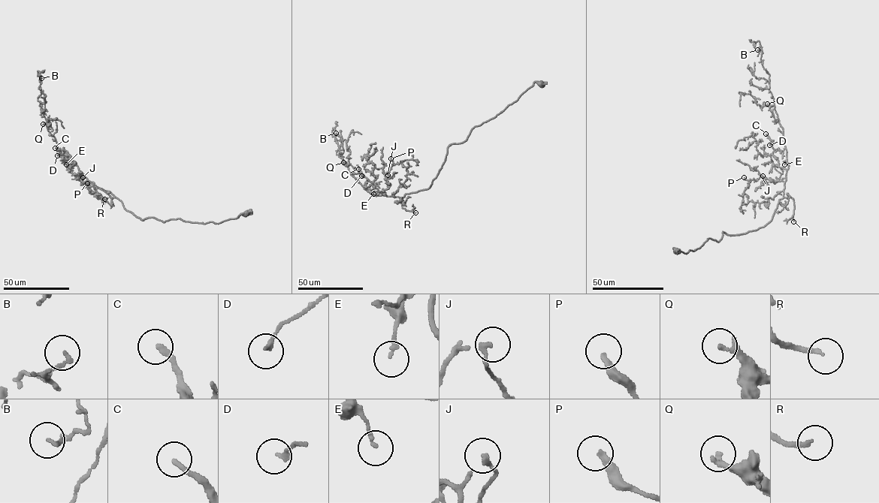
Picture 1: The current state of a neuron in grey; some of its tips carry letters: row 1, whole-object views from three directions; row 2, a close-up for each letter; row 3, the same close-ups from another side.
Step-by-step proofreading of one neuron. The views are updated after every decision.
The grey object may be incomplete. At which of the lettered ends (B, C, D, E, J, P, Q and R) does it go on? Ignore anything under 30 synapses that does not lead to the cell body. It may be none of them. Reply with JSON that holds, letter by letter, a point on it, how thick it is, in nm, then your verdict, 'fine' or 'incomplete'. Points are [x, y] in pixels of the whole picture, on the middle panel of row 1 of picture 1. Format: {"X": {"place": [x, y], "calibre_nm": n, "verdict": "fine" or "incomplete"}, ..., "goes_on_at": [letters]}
{"B": {"place": [336, 133], "calibre_nm": 140, "verdict": "fine"}, "C": {"place": [358, 169], "calibre_nm": 240, "verdict": "incomplete"}, "D": {"place": [361, 176], "calibre_nm": 180, "verdict": "fine"}, "E": {"place": [373, 194], "calibre_nm": 140, "verdict": "fine"}, "J": {"place": [388, 175], "calibre_nm": 140, "verdict": "fine"}, "P": {"place": [391, 158], "calibre_nm": 320, "verdict": "incomplete"}, "Q": {"place": [343, 162], "calibre_nm": 200, "verdict": "fine"}, "R": {"place": [415, 212], "calibre_nm": 180, "verdict": "incomplete"}, "goes_on_at": ["C", "P", "R"]}

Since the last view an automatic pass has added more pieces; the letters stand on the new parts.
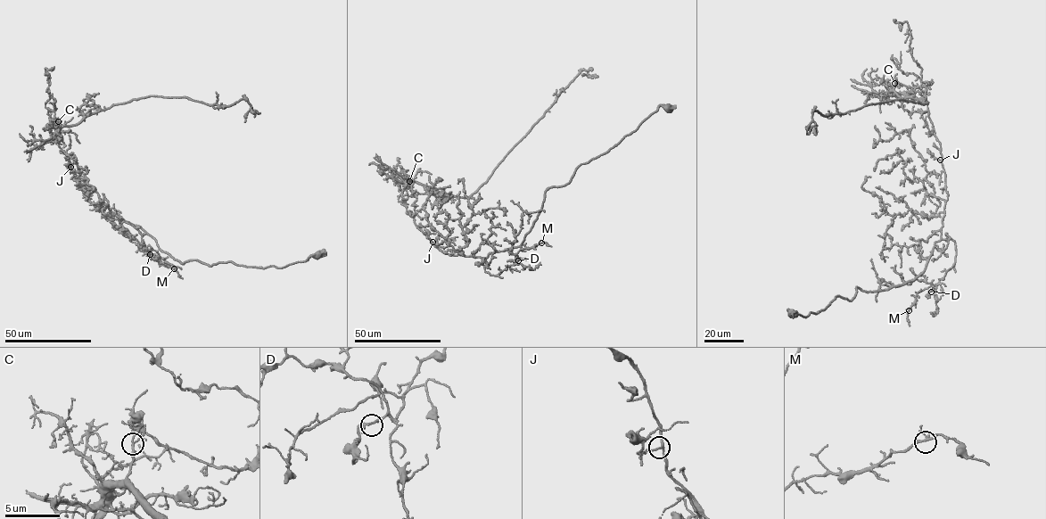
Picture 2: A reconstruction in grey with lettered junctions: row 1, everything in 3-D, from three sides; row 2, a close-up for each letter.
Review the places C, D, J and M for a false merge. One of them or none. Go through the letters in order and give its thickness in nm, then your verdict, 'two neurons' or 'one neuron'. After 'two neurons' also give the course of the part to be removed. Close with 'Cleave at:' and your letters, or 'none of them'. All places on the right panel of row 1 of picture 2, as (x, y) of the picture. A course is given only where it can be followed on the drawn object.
C: 160 nm | two neurons | (894, 83), (901, 98), (927, 104), (896, 100), (843, 114), (814, 111), (815, 125), (806, 134)
D: 180 nm | one neuron
J: 160 nm | one neuron
M: 190 nm | one neuron
Cleave at: C

